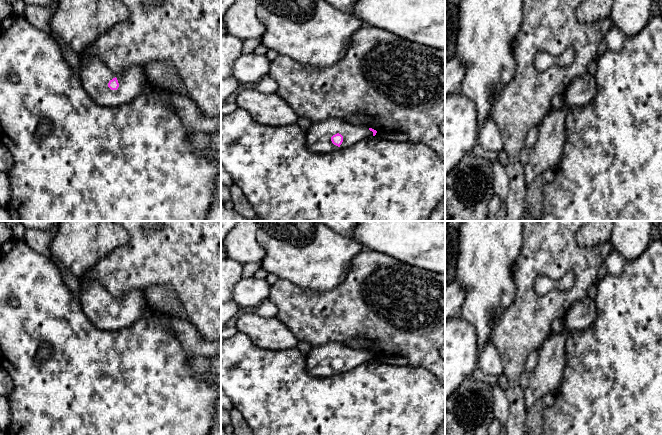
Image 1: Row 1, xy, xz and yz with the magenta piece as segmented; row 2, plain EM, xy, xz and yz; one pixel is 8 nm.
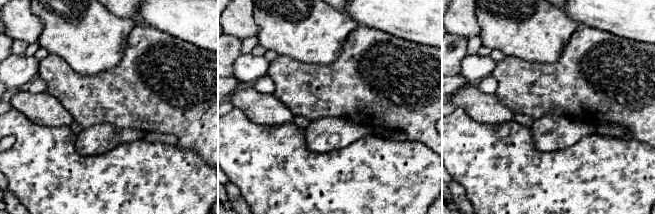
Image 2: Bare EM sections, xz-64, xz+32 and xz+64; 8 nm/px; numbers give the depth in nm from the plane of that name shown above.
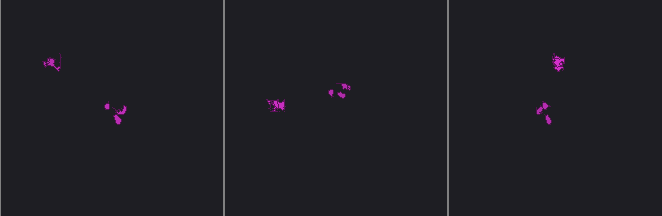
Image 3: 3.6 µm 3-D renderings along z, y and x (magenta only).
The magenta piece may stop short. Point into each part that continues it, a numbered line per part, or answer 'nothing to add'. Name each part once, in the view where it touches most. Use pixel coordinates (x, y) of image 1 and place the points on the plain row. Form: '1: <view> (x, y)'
1: xz (318, 361)

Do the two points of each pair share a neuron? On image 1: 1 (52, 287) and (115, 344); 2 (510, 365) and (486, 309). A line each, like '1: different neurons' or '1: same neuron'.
1: same neuron
2: different neurons

